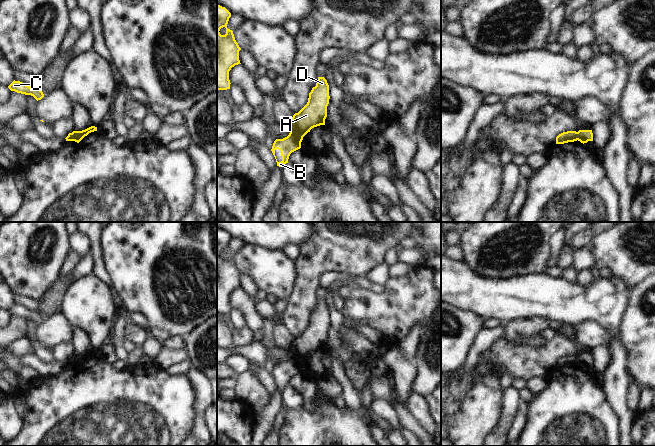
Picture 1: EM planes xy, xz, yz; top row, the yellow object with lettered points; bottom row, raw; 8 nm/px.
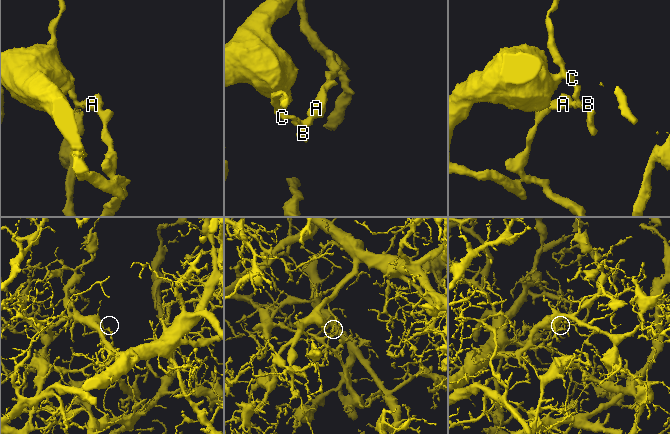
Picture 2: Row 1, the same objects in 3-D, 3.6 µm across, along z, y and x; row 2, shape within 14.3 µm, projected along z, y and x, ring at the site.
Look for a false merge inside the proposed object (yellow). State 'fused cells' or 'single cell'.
fused cells

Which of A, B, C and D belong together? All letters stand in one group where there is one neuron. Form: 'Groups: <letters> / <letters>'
Groups: A D / B C.

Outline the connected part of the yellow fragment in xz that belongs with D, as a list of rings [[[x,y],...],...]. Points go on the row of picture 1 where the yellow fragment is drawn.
[[[318,77],[316,86],[309,93],[307,104],[295,113],[289,122],[289,131],[304,137],[312,128],[325,125],[329,99],[327,80],[324,77]]]

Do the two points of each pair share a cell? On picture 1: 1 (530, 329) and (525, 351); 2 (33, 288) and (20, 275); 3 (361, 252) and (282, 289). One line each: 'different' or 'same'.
1: different
2: same
3: different

